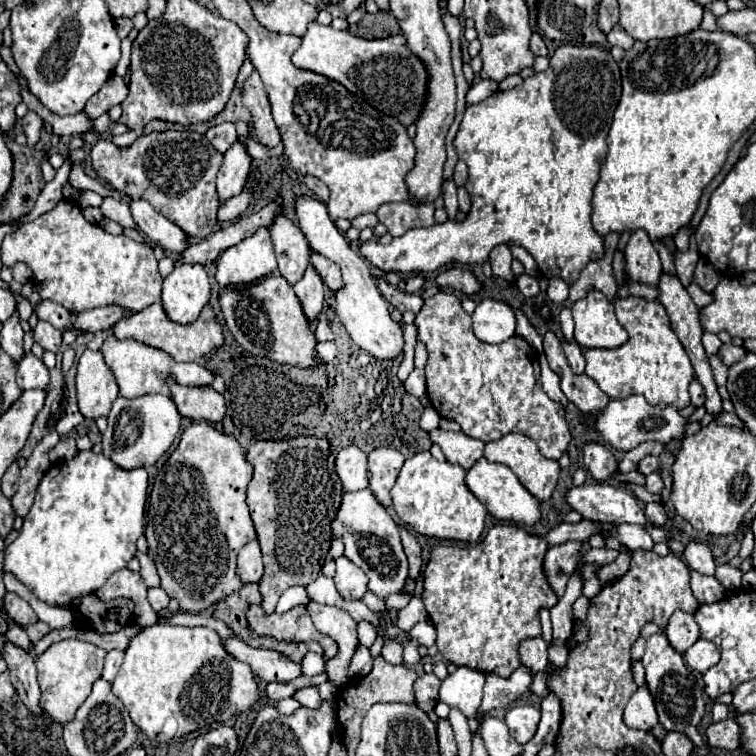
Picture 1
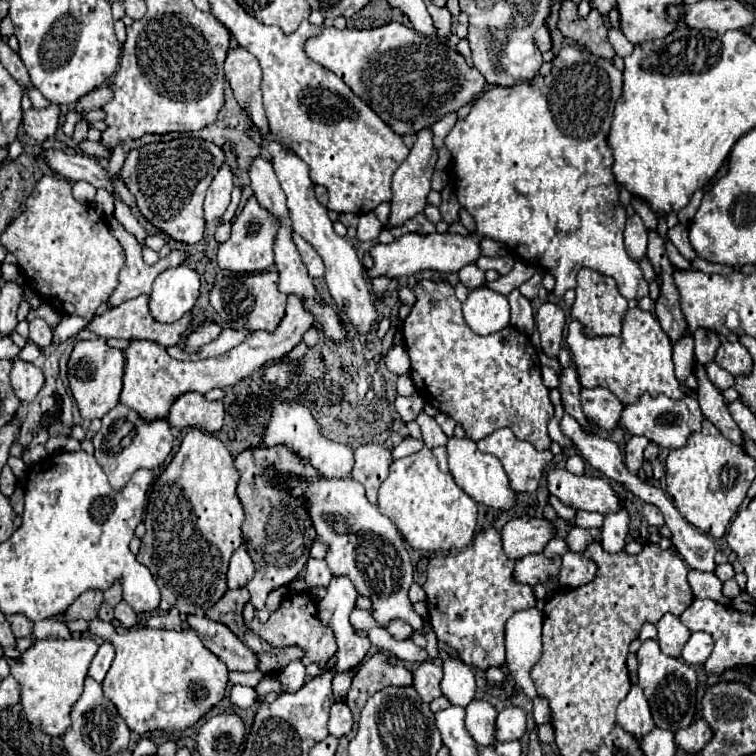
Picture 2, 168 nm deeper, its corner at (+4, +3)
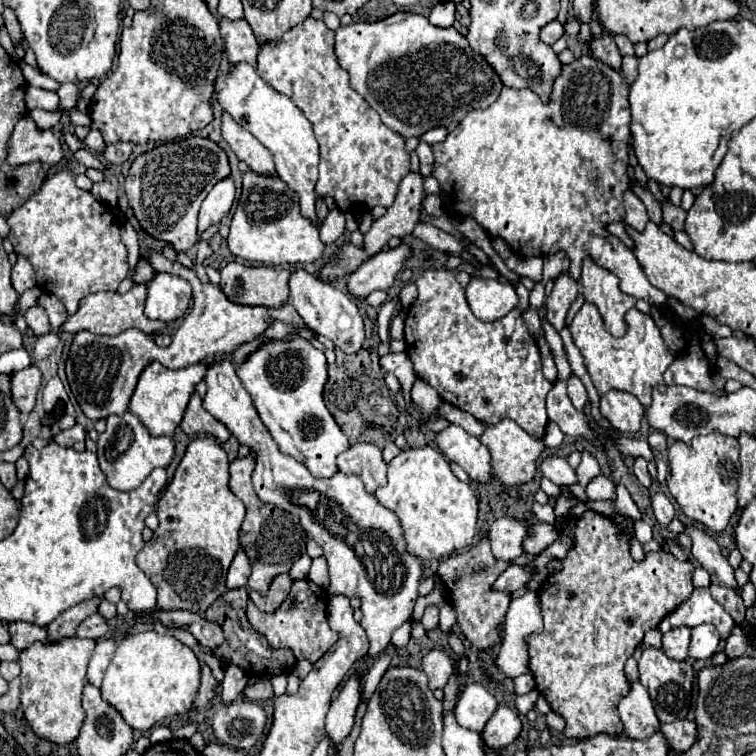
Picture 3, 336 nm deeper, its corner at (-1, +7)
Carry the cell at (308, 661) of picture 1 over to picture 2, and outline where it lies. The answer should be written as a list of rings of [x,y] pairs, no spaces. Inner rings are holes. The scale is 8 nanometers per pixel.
[[[301,660],[291,662],[279,676],[279,682],[285,686],[285,692],[297,692],[305,684],[305,664]]]

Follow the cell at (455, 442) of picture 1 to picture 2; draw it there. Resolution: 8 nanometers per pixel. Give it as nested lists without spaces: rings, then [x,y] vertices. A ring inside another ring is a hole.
[[[421,412],[417,416],[417,424],[421,428],[421,434],[423,434],[423,442],[427,448],[435,448],[435,446],[447,446],[447,440],[449,436],[443,434],[443,430],[439,428],[439,424],[435,422],[435,418],[427,416],[425,412]]]

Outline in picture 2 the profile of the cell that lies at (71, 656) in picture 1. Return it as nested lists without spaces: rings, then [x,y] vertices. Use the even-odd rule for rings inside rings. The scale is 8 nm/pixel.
[[[69,638],[69,640],[37,640],[29,650],[23,652],[23,660],[19,664],[15,664],[13,660],[7,660],[11,666],[11,674],[15,676],[15,680],[21,684],[21,704],[25,710],[25,716],[31,724],[39,726],[45,734],[49,736],[61,736],[69,726],[69,712],[71,706],[79,700],[79,696],[83,694],[83,680],[89,672],[89,664],[97,652],[97,642],[93,638]]]

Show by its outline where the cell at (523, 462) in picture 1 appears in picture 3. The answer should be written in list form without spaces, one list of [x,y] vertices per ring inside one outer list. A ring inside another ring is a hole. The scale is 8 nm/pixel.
[[[504,418],[498,424],[490,424],[484,434],[480,436],[480,442],[490,450],[492,456],[492,474],[506,486],[524,484],[534,478],[536,474],[536,460],[544,452],[544,442],[532,438],[526,430],[522,430],[514,420]]]

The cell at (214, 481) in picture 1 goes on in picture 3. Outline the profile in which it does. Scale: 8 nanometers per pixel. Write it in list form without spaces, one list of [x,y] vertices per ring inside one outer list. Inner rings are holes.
[[[204,436],[188,444],[184,458],[174,472],[172,482],[160,494],[158,508],[156,508],[160,526],[136,556],[136,564],[156,586],[160,610],[190,610],[196,614],[204,614],[206,608],[226,592],[226,574],[234,554],[240,548],[238,530],[246,514],[244,504],[240,504],[240,500],[232,496],[228,488],[228,478],[230,476],[228,476],[226,452],[214,438]]]

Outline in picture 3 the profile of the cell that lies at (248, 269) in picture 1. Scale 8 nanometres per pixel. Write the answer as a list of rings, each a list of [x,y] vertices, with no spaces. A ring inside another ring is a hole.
[[[252,170],[242,174],[242,194],[240,202],[236,206],[236,212],[230,222],[230,234],[228,234],[228,248],[234,256],[254,262],[254,264],[308,264],[314,262],[322,256],[324,244],[318,238],[318,228],[316,224],[300,214],[300,196],[290,190],[280,176],[270,176],[270,174],[256,174]]]

